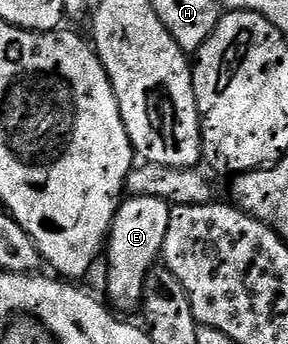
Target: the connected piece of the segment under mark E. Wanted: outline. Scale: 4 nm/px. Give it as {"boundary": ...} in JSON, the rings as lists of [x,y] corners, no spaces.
{"boundary":[[[132,195],[119,206],[114,215],[106,240],[104,264],[106,263],[106,291],[111,299],[109,302],[119,312],[130,311],[133,307],[135,310],[141,304],[148,273],[159,262],[164,237],[168,237],[170,209],[171,204],[160,197]]]}

